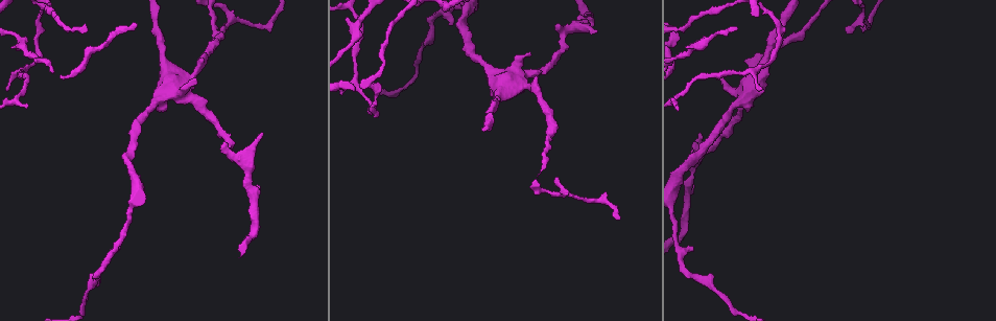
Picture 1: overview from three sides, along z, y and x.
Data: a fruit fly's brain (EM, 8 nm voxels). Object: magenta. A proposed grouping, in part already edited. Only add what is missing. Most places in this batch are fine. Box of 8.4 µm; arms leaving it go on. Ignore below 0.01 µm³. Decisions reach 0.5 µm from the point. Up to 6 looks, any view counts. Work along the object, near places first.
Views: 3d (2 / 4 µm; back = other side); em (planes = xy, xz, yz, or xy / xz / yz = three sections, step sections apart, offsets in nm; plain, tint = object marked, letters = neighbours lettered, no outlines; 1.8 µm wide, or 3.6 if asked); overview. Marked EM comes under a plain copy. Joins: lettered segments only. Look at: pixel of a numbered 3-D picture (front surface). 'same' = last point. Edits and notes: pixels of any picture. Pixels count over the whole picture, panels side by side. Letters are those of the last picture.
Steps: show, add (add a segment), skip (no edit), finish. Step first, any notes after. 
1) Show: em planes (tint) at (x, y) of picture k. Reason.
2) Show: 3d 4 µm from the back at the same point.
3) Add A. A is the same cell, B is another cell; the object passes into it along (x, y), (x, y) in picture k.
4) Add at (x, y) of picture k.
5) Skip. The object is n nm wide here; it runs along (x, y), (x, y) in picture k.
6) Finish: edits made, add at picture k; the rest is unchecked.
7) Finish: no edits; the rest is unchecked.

Show: 3d 4 µm at (226, 27) of picture 1.

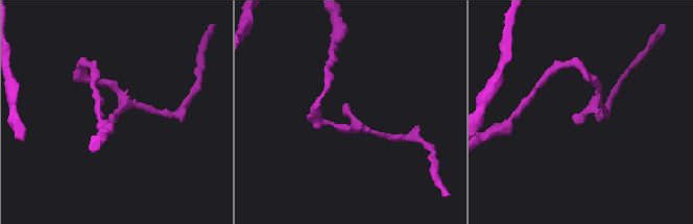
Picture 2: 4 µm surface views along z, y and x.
Show: em 3.6 µm planes (letters) at (347, 105) of picture 2. Need the tissue.

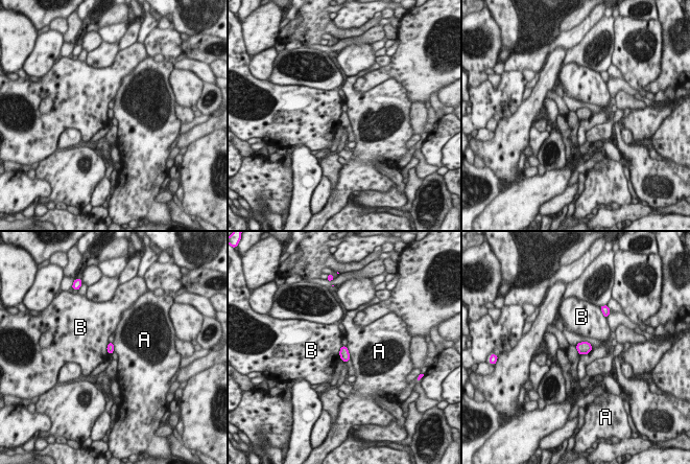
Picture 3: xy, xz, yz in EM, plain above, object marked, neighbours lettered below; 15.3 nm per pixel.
Skip. The longest contact is with B, 220 nm; A and B are other cells; a border runs along (346, 347), (351, 358) in picture 3; none of them fits.

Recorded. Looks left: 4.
Show: em yz step 4 (tint) at (596, 30) of picture 1. Free end.

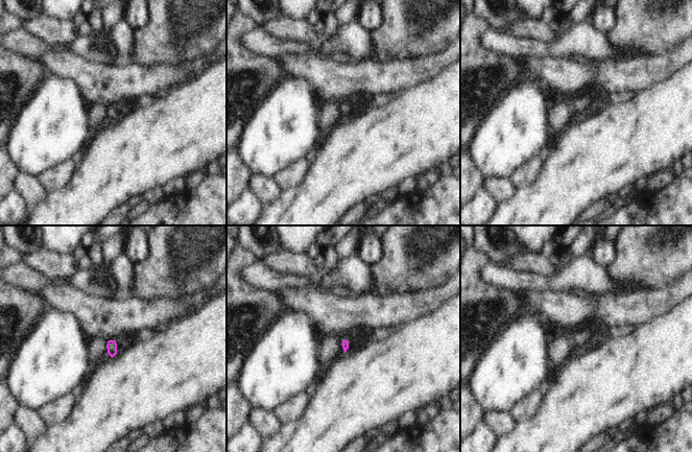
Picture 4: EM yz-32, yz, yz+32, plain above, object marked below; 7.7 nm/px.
Show: em planes (letters) at the same point.

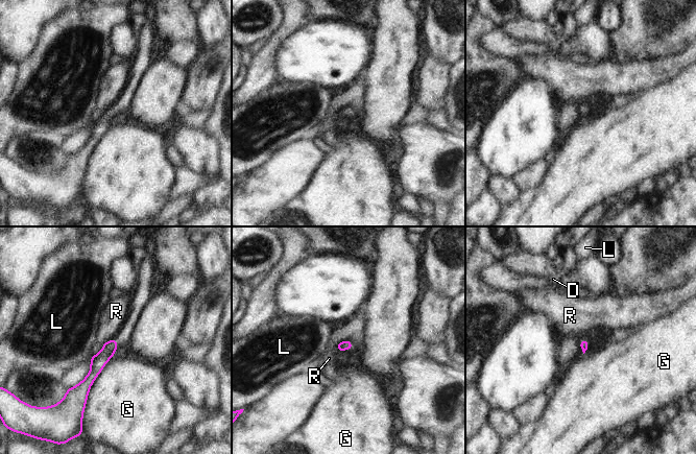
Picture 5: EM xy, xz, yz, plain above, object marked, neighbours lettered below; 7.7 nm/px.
Skip. D, G, L and R are other cells; it runs along (114, 342), (82, 397) in picture 5; none of them fits.

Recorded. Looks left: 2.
Show: em yz step 8 (tint) at (355, 64) of picture 1. A narrow waist.

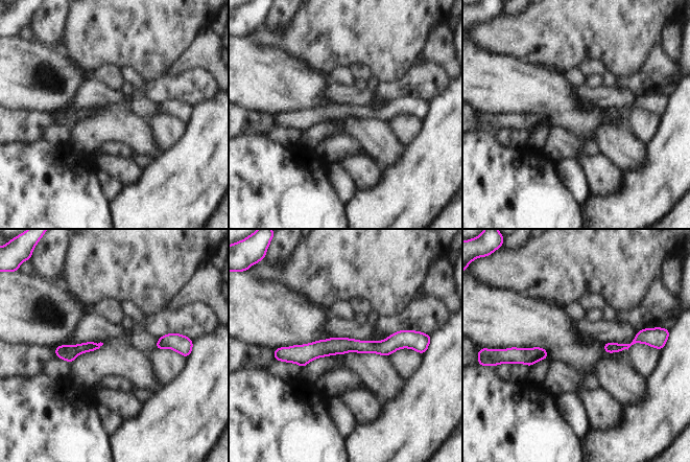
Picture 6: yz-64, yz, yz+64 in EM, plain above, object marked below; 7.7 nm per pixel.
Show: em yz step 8 (letters) at the same point.

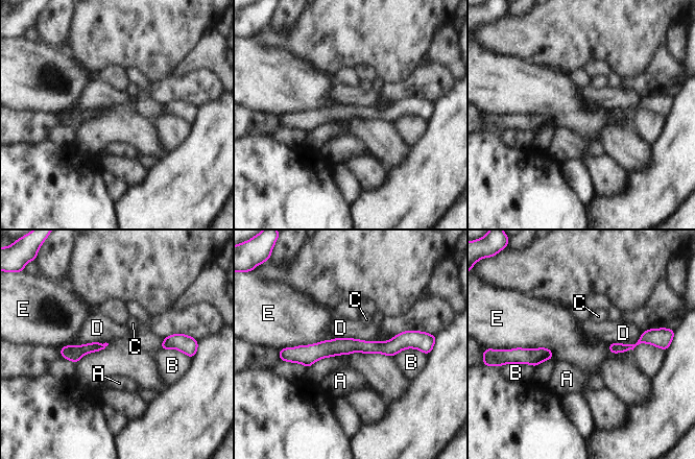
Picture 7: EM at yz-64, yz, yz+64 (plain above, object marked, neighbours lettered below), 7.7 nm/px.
Skip. The object is 70 nm wide here; A, B, C, D and E are other cells; it runs along (413, 341), (288, 352) in picture 7; none of them fits.

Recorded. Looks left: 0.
Finish: no edits; the rest is unchecked.

